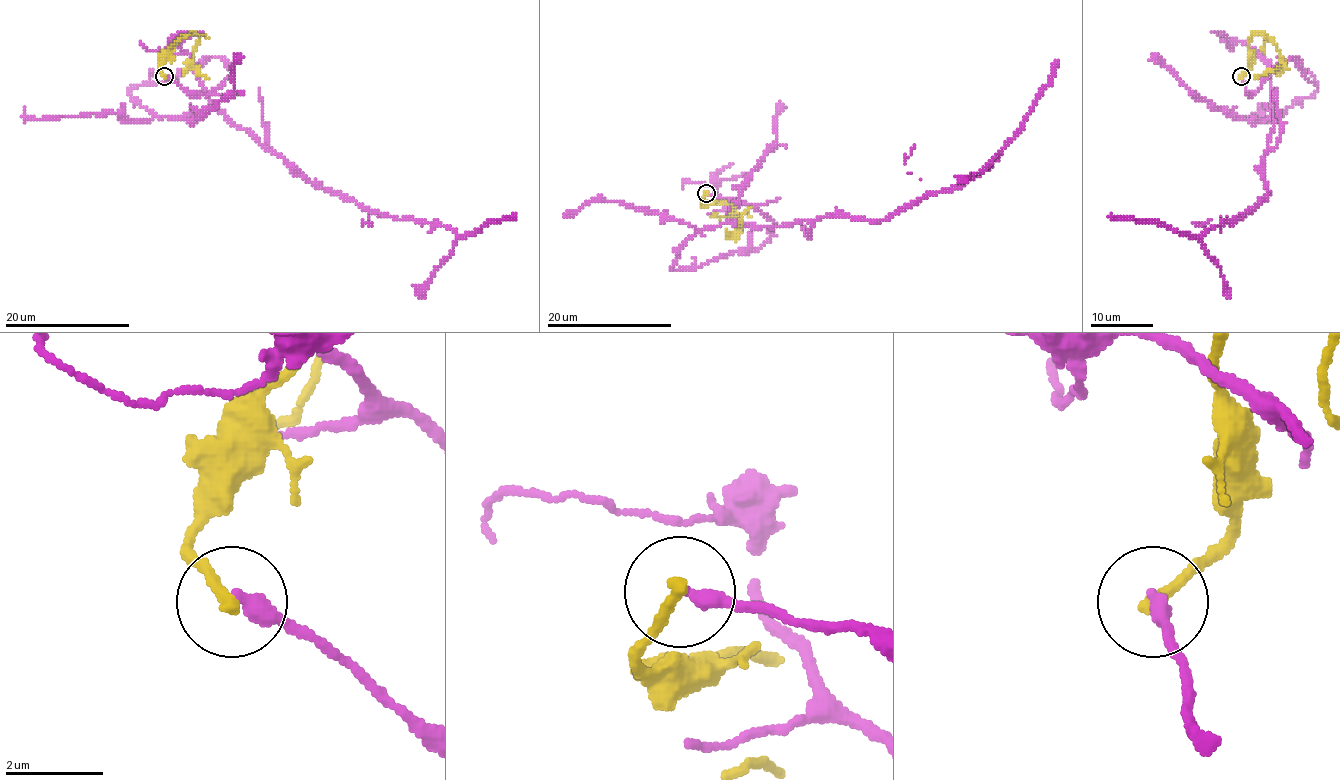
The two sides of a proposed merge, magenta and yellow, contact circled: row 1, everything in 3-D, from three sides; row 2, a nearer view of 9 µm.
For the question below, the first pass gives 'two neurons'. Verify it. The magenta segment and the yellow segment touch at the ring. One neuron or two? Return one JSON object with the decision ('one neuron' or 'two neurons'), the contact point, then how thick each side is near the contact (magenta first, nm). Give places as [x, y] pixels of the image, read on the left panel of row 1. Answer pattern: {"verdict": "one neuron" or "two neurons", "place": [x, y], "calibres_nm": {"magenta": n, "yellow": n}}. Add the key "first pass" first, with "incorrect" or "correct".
{"first pass": "correct", "verdict": "two neurons", "place": [164, 76], "calibres_nm": {"magenta": 360, "yellow": 280}}

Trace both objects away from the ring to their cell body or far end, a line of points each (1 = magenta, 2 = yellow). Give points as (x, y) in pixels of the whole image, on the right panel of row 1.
1: (1241, 76), (1252, 93), (1296, 56), (1316, 89), (1271, 117), (1266, 193), (1198, 236), (1107, 217)
2: (1241, 76), (1251, 68), (1251, 37), (1265, 34), (1274, 43), (1284, 65), (1255, 79)

